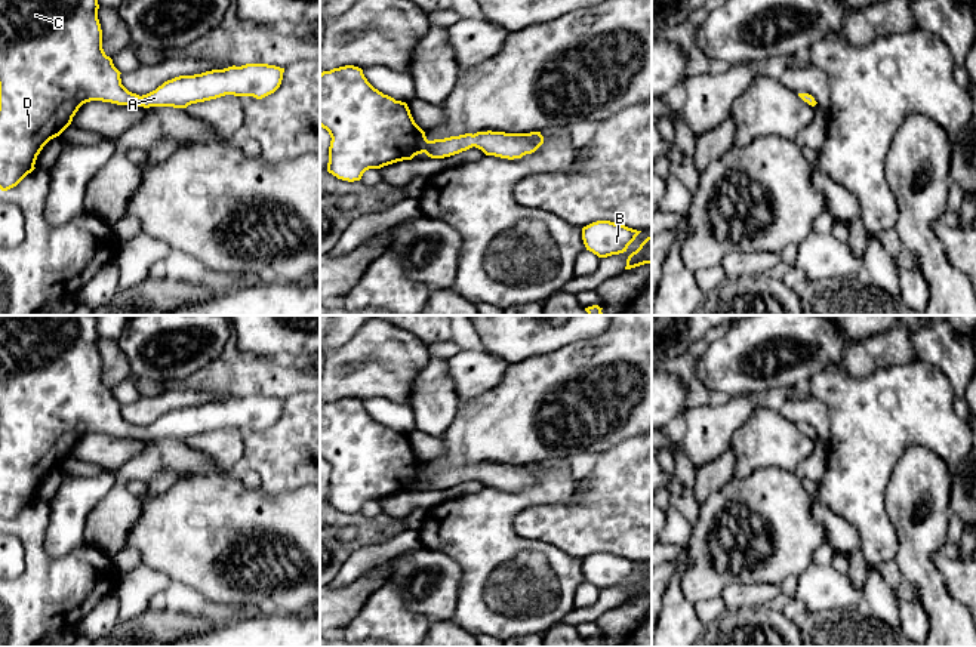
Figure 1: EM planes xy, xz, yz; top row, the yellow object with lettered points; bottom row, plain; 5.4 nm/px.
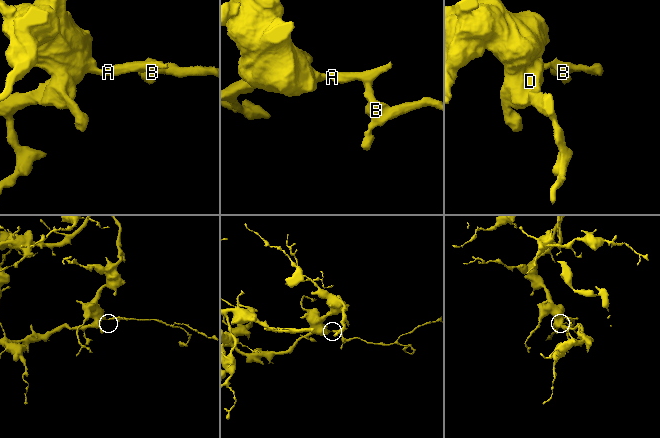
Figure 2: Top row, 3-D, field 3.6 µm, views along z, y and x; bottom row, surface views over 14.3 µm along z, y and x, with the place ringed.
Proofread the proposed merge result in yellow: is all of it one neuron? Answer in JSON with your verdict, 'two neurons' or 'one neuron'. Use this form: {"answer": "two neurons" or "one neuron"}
{"answer": "one neuron"}

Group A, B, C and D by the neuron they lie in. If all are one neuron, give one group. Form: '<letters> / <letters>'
A B C D

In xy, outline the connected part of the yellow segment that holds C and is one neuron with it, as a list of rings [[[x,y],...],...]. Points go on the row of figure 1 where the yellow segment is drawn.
[[[0,0],[0,190],[7,191],[16,187],[28,173],[31,173],[36,167],[36,160],[43,147],[53,138],[59,136],[73,121],[73,117],[78,111],[78,108],[90,101],[102,101],[111,102],[117,105],[127,107],[173,107],[173,108],[187,108],[191,104],[204,102],[210,99],[216,99],[225,95],[234,96],[253,96],[256,99],[262,99],[271,93],[274,93],[283,80],[284,68],[268,65],[268,64],[246,64],[241,67],[228,67],[224,70],[212,70],[201,74],[194,76],[179,76],[172,80],[164,81],[156,90],[147,95],[136,95],[129,92],[120,78],[120,71],[114,67],[113,59],[105,55],[102,49],[102,30],[98,19],[98,0]]]

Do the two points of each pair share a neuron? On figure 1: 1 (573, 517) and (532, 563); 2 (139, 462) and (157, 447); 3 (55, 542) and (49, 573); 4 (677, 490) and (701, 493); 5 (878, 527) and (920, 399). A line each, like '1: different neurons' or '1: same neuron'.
1: different neurons
2: same neuron
3: different neurons
4: different neurons
5: same neuron

